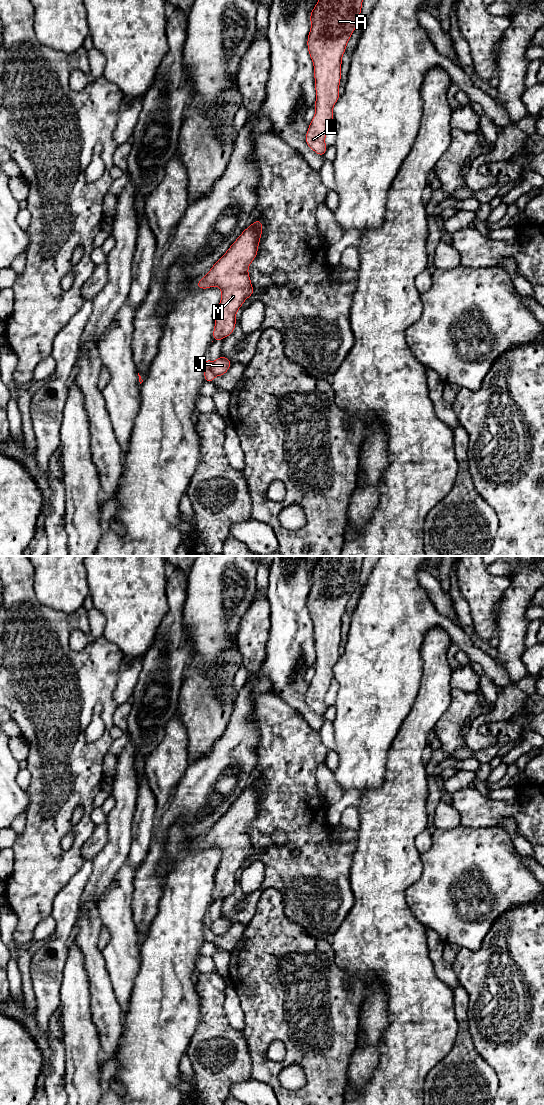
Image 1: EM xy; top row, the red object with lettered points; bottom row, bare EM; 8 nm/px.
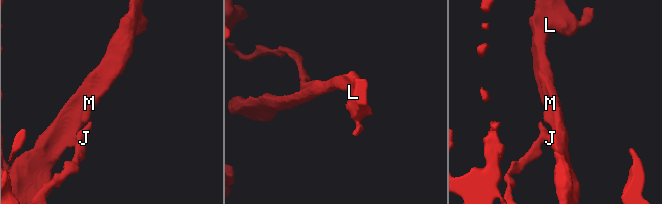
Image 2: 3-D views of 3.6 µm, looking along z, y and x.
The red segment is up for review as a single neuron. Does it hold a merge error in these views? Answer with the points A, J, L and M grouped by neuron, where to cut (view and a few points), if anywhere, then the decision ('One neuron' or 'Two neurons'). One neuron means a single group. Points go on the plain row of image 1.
Groups: A L M / J. Split along xy (210, 922), (210, 929), (216, 935). Two neurons

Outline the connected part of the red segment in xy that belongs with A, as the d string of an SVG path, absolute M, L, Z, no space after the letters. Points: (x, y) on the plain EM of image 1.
M320 556L310 573L311 588L308 594L307 607L314 626L316 661L314 663L315 675L308 687L305 701L315 713L321 716L324 716L327 710L325 697L334 679L333 667L340 657L339 645L341 641L342 617L353 591L360 585L363 559L364 556Z

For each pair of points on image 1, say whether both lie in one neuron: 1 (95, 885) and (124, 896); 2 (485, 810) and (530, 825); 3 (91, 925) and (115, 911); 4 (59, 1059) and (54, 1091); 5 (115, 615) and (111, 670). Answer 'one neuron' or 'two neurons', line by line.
1: two neurons
2: one neuron
3: two neurons
4: one neuron
5: two neurons

